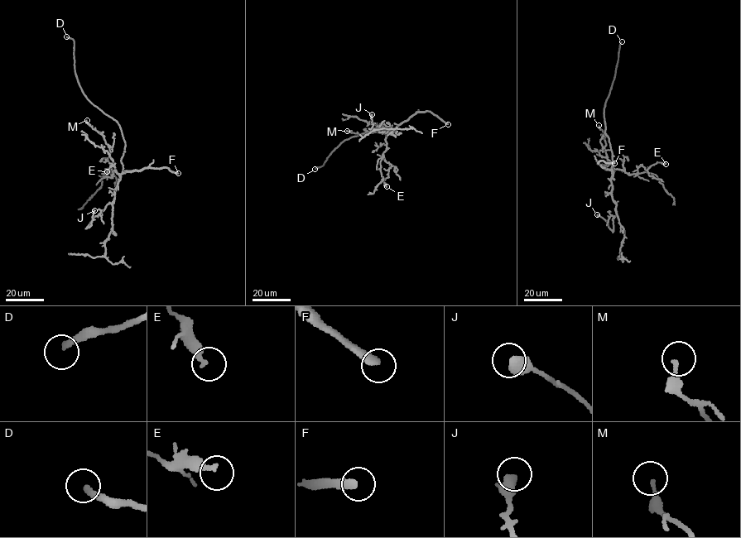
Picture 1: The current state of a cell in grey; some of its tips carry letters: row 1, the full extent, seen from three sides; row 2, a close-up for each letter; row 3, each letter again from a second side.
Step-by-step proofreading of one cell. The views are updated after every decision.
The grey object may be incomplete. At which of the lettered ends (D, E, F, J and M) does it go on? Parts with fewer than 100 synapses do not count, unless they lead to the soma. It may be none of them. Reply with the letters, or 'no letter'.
D, F

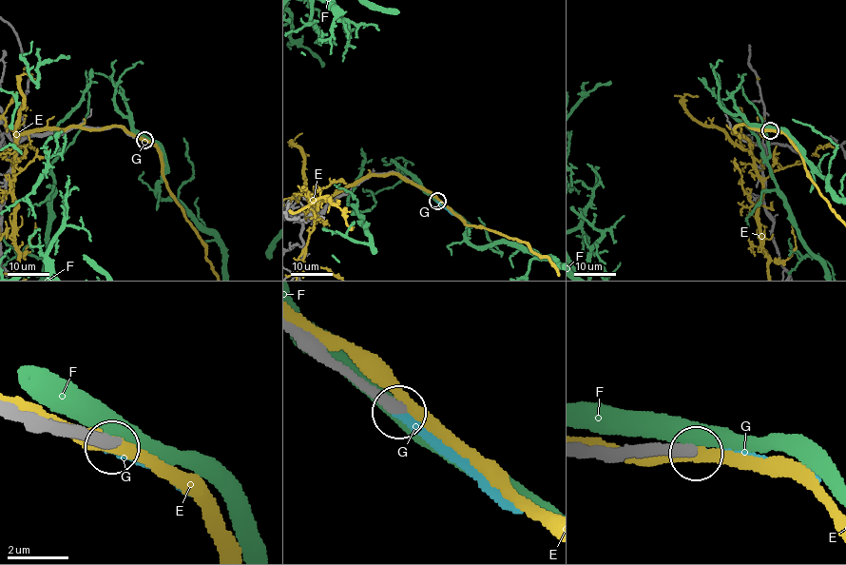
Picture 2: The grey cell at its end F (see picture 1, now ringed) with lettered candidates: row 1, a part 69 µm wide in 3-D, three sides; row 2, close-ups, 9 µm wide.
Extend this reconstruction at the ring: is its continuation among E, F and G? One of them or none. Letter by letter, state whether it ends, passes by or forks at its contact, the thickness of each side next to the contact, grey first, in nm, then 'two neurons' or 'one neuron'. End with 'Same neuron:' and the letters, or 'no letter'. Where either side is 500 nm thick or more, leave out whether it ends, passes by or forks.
E: it passes by; 380 nm thick on the grey side, 400 nm on the other; two neurons
F: 400 nm thick on the grey side, 500 nm on the other; two neurons
G: it ends there; 320 nm thick on the grey side, 280 nm on the other; one neuron
Same neuron: G

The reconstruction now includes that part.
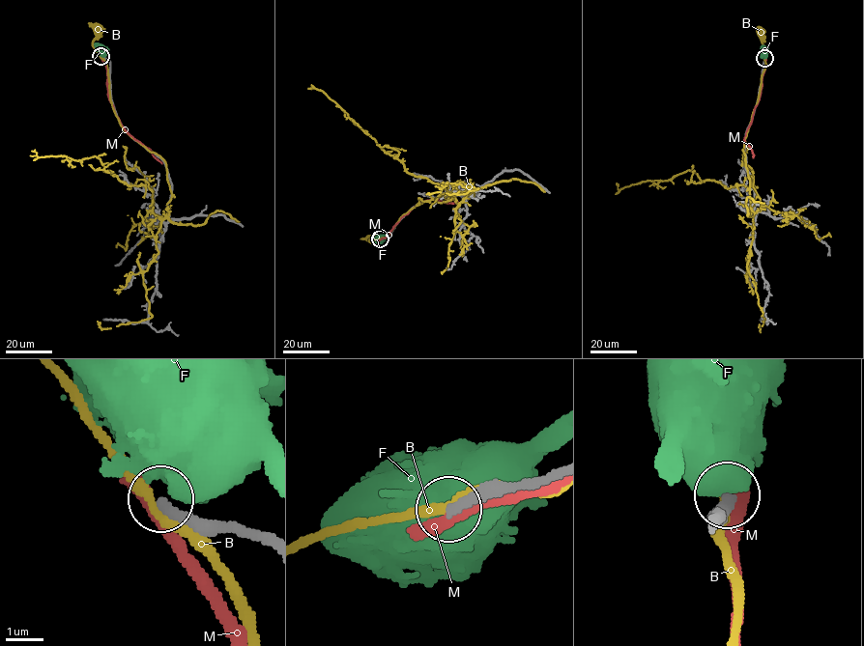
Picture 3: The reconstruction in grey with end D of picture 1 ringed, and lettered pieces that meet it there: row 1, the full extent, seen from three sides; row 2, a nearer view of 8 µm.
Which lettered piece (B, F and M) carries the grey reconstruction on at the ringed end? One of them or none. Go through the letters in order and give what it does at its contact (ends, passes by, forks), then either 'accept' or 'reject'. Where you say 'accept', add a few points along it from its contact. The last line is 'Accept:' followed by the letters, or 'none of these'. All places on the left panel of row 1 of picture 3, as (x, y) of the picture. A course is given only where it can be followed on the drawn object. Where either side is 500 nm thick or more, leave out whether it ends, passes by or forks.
B: it passes by; reject
F: reject
M: it passes by; reject
Accept: none of these

